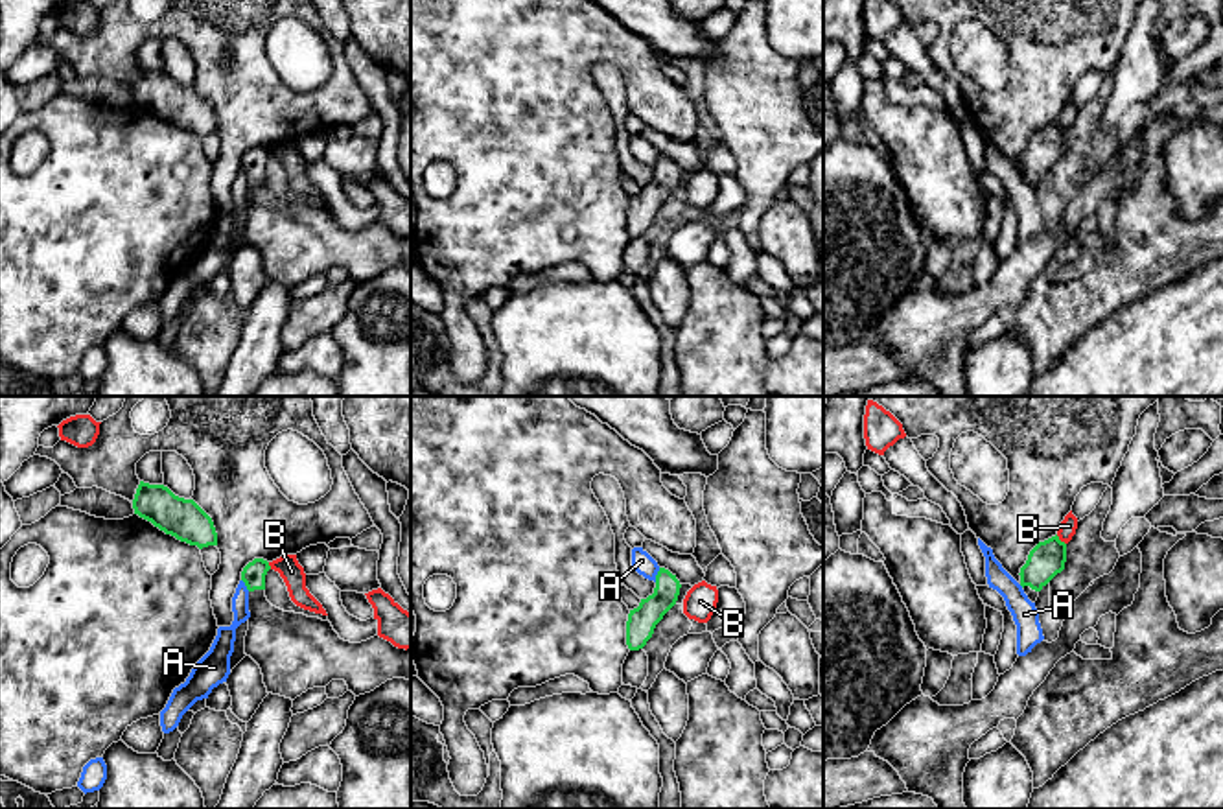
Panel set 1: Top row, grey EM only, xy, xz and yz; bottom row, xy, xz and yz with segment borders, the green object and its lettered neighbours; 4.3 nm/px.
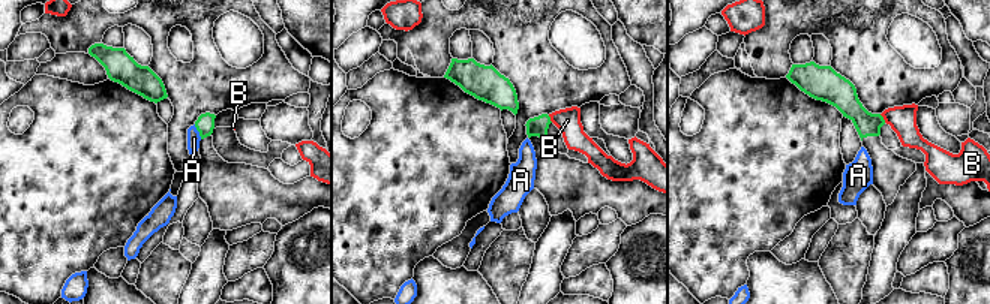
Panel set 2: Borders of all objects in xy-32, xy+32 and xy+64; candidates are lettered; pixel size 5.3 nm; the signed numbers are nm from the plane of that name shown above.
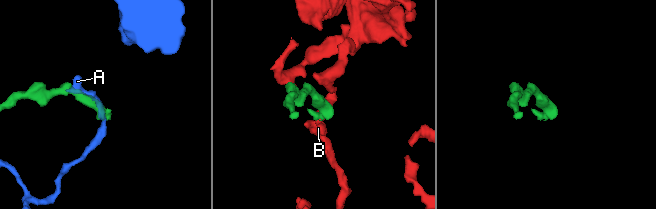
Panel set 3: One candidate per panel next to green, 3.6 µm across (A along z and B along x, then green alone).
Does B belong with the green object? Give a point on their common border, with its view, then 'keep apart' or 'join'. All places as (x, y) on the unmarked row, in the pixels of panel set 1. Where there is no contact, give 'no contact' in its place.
contact yz (1059, 128); keep apart

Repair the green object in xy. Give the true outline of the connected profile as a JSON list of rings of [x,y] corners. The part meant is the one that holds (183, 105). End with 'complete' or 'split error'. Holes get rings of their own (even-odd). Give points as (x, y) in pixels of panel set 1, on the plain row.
[[[140,68],[133,96],[134,101],[181,129],[199,136],[217,133],[212,105],[193,87],[179,85],[164,72]]] | complete

